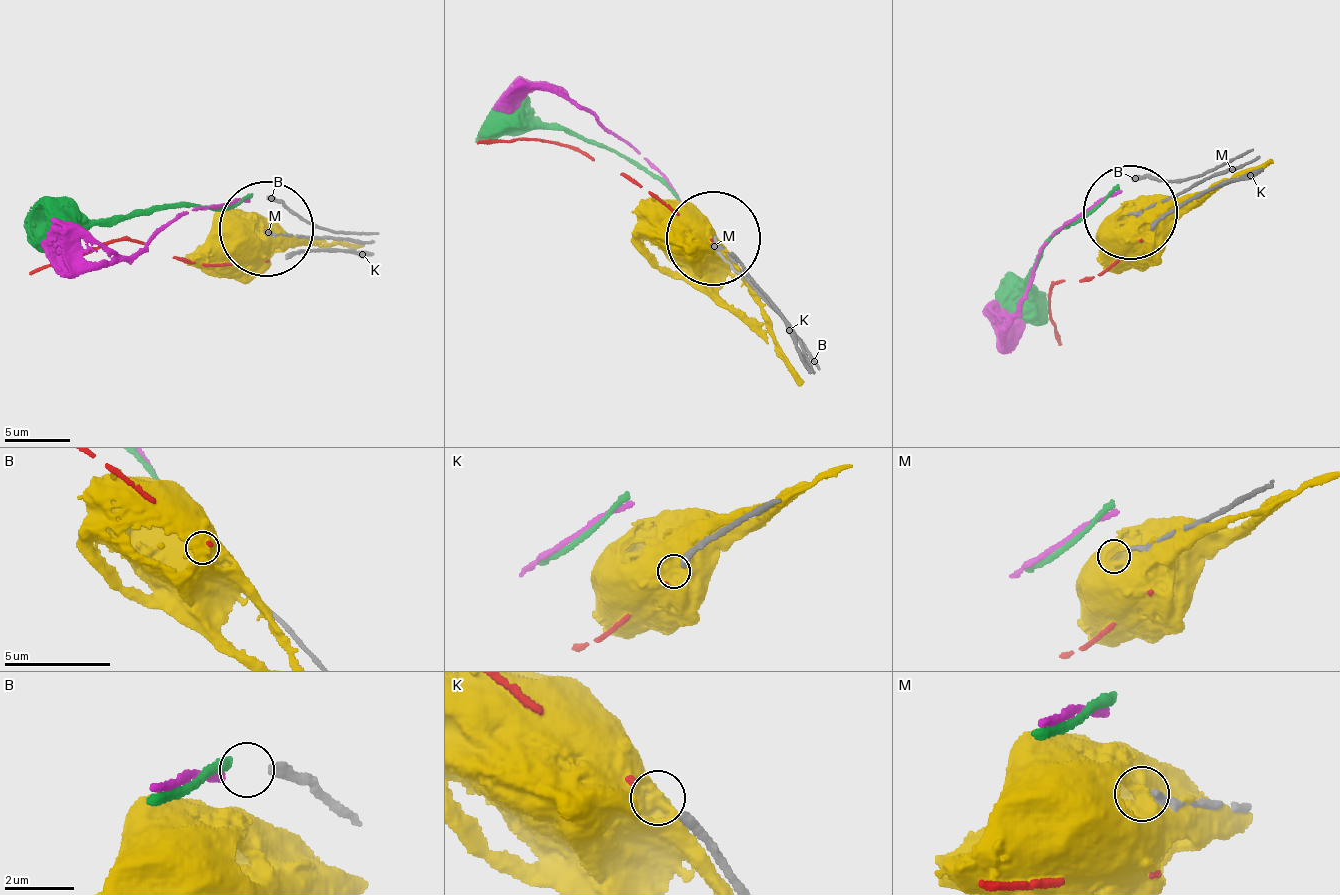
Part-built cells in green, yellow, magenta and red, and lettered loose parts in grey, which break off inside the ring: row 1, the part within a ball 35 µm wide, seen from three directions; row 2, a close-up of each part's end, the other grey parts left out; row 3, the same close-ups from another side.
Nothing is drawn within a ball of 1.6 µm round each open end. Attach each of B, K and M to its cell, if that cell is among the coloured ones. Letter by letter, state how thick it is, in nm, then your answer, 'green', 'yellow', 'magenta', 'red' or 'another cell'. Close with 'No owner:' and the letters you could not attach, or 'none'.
B: calibre 240 nm; green
K: calibre 320 nm; another cell
M: calibre 240 nm; another cell
No owner: K, M

